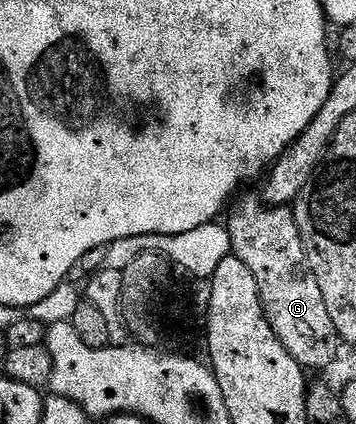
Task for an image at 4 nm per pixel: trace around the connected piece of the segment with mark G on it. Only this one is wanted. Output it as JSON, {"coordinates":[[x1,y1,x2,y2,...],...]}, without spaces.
{"coordinates":[[258,197,240,199,233,204,234,212,228,222,230,250,248,265,252,277,256,277,266,320,272,325,272,333,276,333,280,345,284,345,304,369,318,371,337,357,340,340,328,317,328,309,324,309,319,286,306,265,304,245,293,210,289,206,271,207]]}

